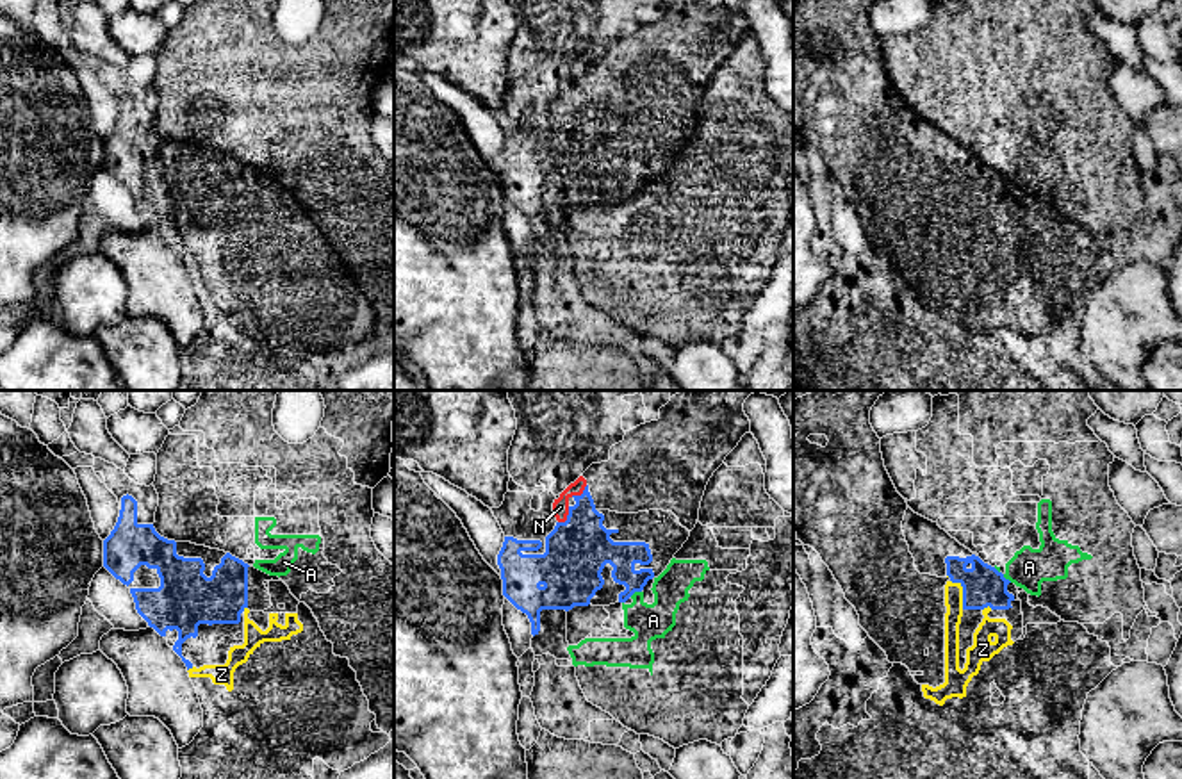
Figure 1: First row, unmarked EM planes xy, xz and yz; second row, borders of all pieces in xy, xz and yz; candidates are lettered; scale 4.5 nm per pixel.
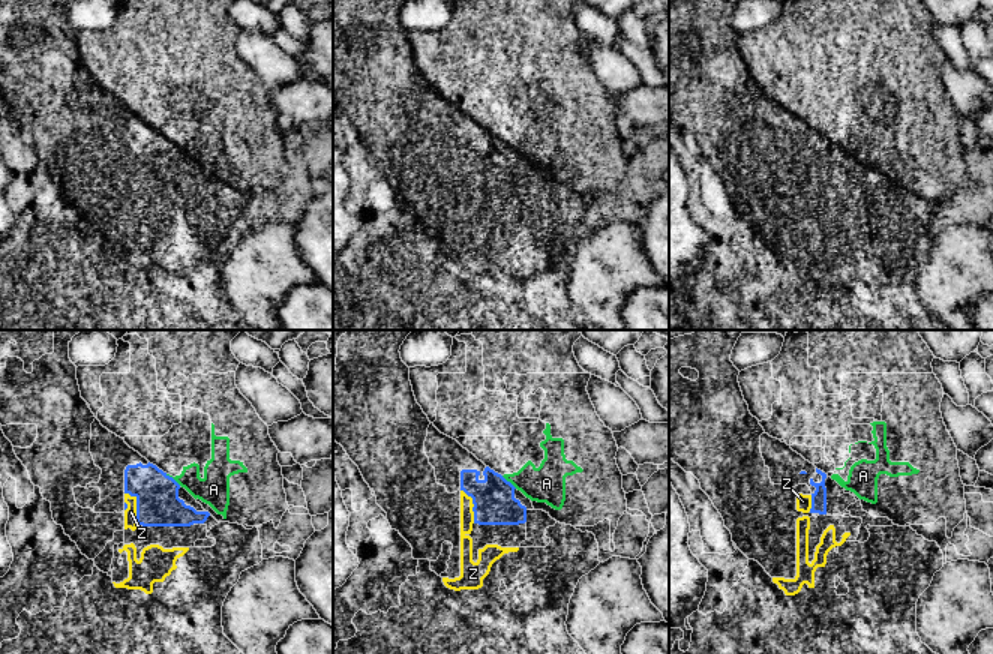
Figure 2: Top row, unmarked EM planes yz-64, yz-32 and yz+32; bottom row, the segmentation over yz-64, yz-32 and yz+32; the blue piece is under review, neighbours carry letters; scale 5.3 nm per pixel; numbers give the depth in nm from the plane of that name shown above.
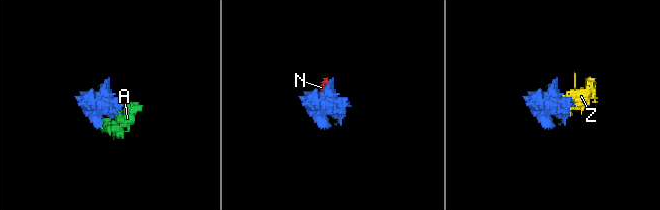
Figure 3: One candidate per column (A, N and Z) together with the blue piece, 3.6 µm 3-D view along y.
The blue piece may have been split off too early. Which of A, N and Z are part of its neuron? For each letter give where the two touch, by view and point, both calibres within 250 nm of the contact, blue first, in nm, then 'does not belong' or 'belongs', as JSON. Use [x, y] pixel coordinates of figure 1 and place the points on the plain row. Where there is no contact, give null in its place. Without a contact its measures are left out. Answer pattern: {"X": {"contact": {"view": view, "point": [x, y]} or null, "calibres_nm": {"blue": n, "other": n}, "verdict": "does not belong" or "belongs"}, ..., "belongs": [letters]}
{"A": {"contact": {"view": "xz", "point": [635, 191]}, "calibres_nm": {"blue": 180, "other": 160}, "verdict": "does not belong"}, "N": {"contact": {"view": "xz", "point": [567, 118]}, "calibres_nm": {"blue": 280, "other": 80}, "verdict": "belongs"}, "Z": {"contact": {"view": "yz", "point": [963, 193]}, "calibres_nm": {"blue": 190, "other": 90}, "verdict": "belongs"}, "belongs": ["N", "Z"]}

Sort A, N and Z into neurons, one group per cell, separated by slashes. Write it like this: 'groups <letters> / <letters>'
groups A / N Z

